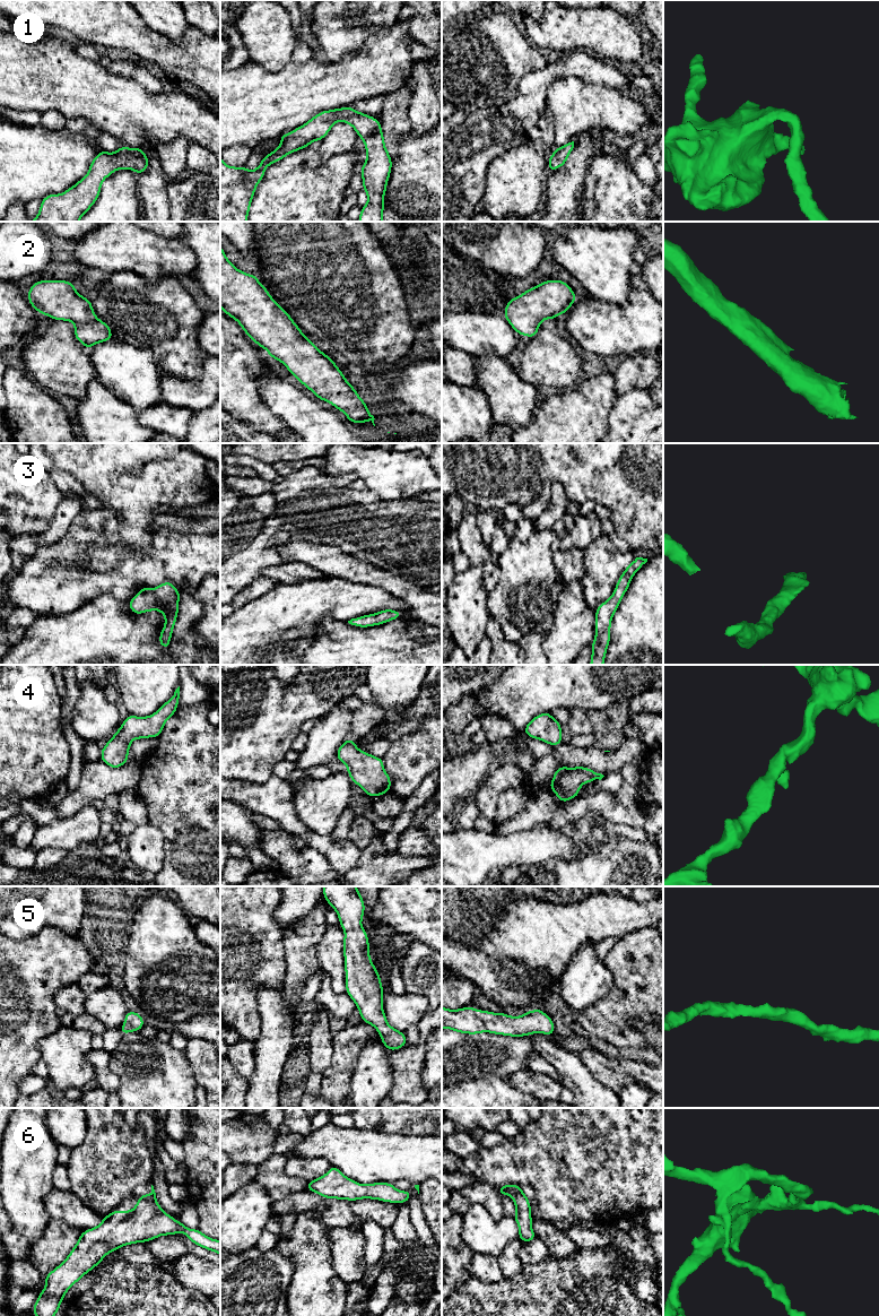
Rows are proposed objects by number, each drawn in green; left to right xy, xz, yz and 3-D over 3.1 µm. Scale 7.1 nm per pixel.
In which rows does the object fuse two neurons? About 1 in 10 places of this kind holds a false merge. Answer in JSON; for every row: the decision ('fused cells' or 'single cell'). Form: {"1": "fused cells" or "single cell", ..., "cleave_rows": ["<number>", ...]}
{"1": "single cell", "2": "single cell", "3": "single cell", "4": "single cell", "5": "single cell", "6": "single cell", "cleave_rows": []}

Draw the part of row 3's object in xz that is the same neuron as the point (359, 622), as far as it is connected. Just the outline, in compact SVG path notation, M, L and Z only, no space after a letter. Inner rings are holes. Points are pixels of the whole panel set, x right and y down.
M383 609L375 614L362 615L357 618L348 621L349 624L357 627L368 627L381 625L395 618L401 618L402 614L395 609Z

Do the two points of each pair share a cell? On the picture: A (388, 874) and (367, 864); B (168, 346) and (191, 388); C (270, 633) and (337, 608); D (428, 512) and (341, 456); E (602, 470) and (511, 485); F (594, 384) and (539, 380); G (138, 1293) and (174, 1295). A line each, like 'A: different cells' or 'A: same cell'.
A: same cell
B: different cells
C: same cell
D: different cells
E: same cell
F: different cells
G: same cell

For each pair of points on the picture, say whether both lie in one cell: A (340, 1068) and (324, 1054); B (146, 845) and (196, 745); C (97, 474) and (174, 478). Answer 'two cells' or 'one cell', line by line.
A: two cells
B: two cells
C: one cell

